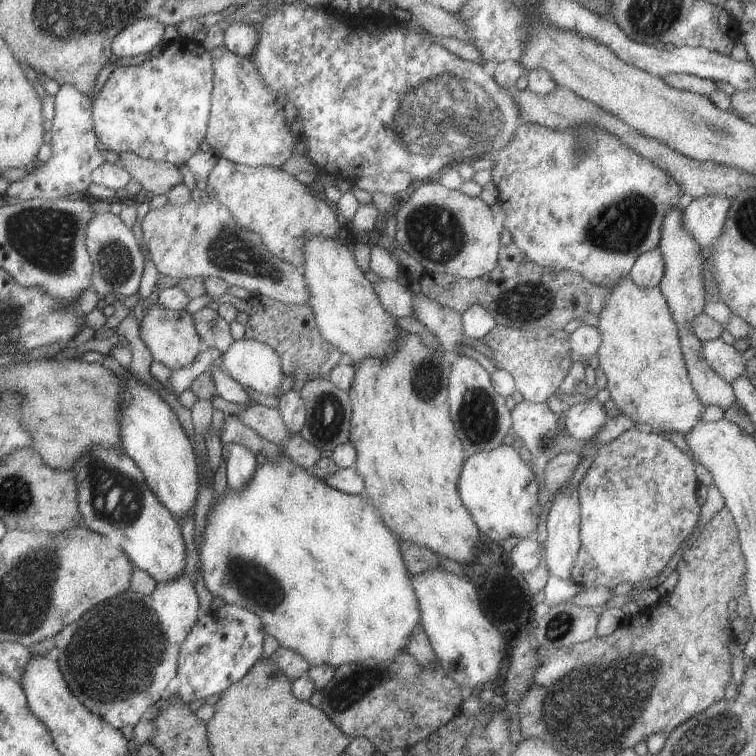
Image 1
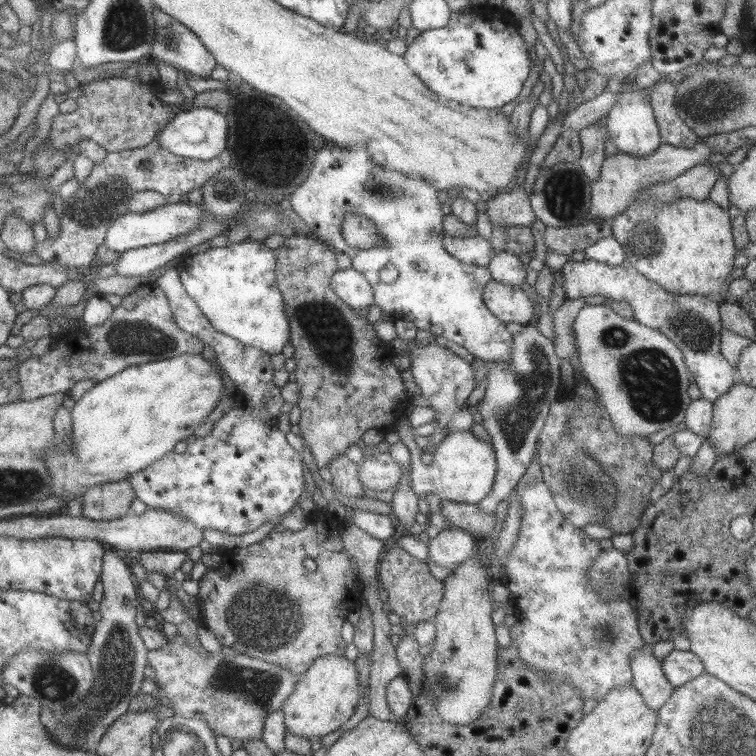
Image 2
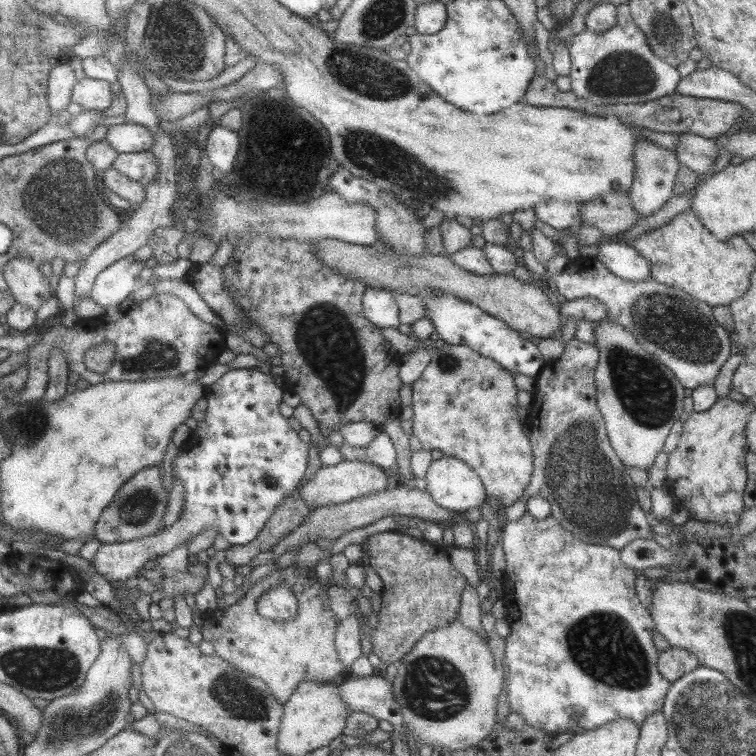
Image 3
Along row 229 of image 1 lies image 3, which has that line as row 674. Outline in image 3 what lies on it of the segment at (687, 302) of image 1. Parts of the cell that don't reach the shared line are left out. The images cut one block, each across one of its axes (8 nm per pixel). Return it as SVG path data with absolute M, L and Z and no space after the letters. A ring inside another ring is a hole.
M671 646L668 650L659 651L657 666L661 676L673 683L684 674L699 668L700 664L693 652Z

